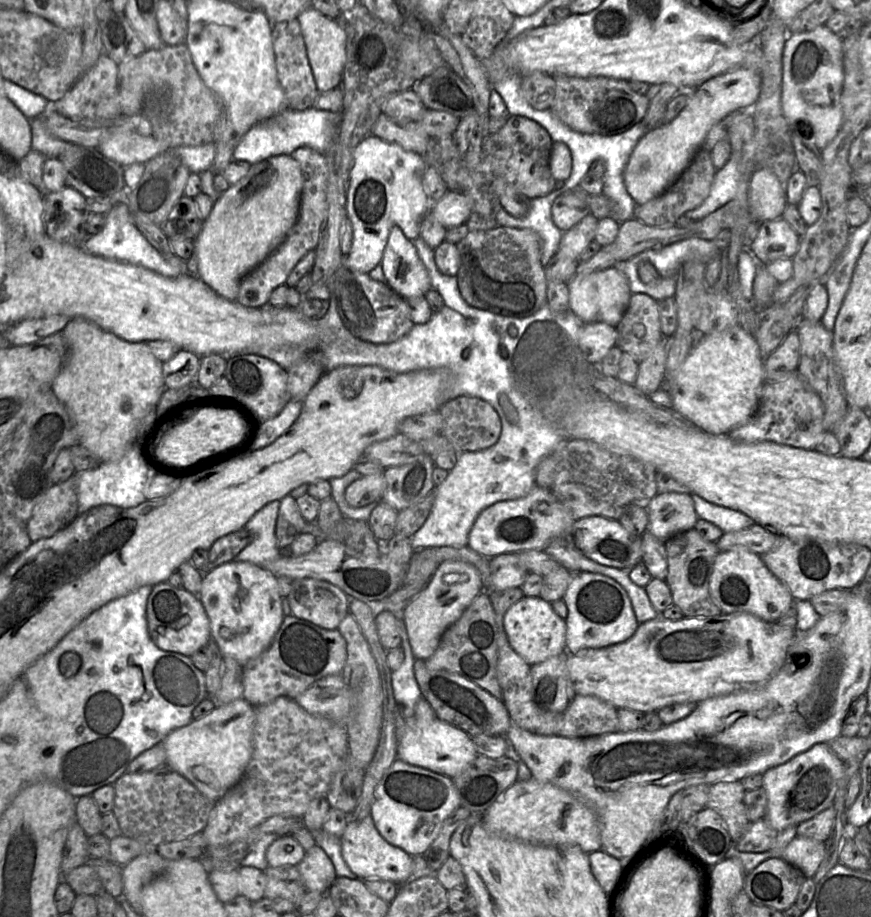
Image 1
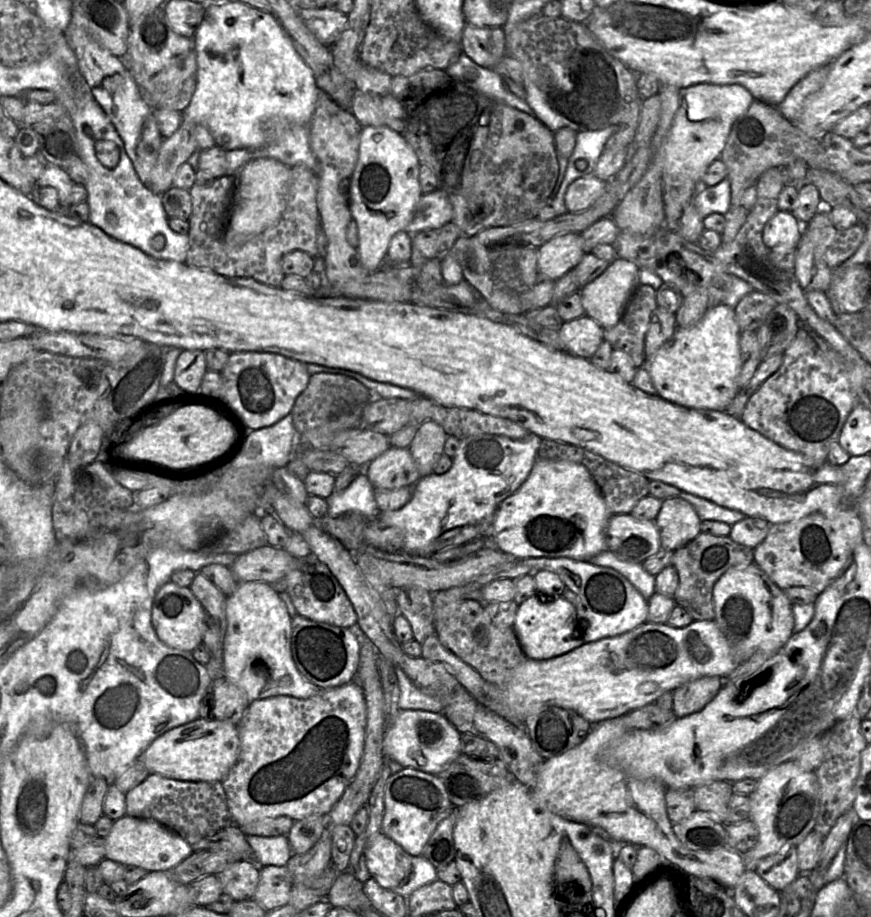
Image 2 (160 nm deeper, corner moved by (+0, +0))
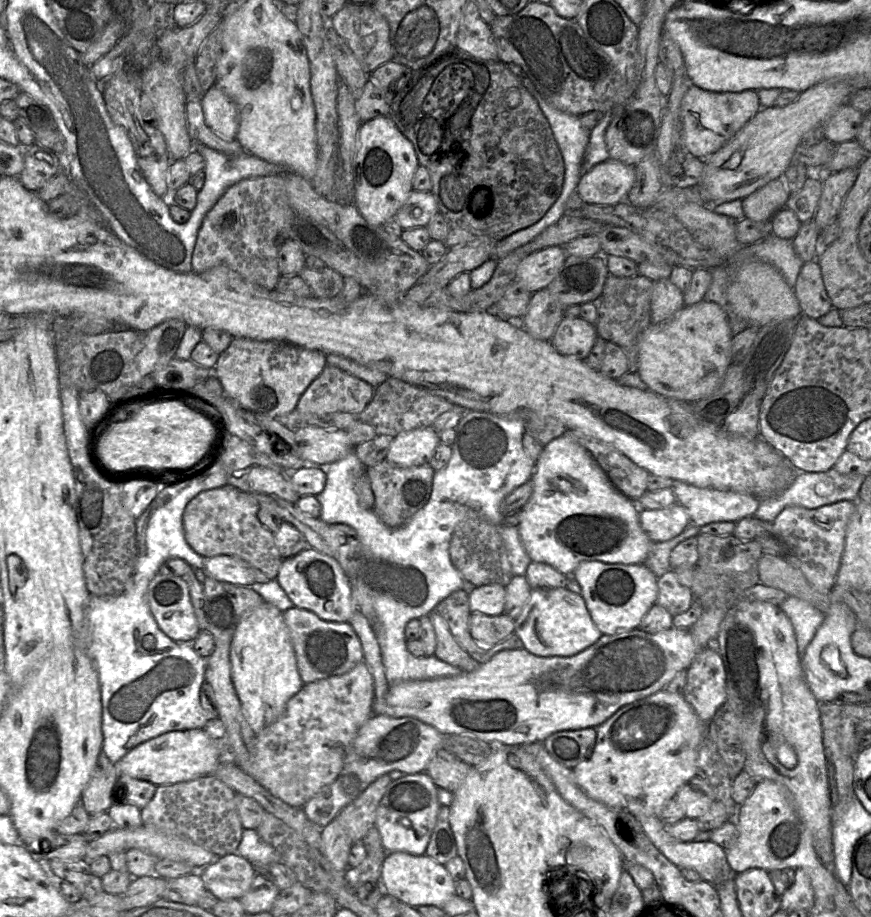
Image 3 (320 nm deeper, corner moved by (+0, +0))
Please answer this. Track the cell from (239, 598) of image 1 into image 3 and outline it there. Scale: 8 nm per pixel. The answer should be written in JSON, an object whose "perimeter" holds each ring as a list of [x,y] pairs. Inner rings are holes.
{"perimeter":[[[268,602],[245,614],[239,622],[231,642],[230,661],[235,691],[256,734],[276,721],[289,699],[304,686],[283,612]]]}

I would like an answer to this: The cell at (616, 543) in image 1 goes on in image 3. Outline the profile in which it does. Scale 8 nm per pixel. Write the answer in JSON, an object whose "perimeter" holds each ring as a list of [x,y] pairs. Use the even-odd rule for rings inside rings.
{"perimeter":[[[677,501],[663,509],[641,509],[639,521],[653,543],[671,540],[682,533],[691,523],[686,509]]]}

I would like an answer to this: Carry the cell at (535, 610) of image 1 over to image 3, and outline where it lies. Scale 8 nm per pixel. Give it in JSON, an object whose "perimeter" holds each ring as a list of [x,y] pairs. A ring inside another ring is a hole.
{"perimeter":[[[536,588],[515,619],[514,633],[521,639],[524,649],[541,656],[572,656],[592,644],[603,634],[593,623],[581,594],[567,588]]]}

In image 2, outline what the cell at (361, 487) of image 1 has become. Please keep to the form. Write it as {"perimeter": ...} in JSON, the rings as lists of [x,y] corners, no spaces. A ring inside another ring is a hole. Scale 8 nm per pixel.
{"perimeter":[[[393,446],[365,466],[363,472],[374,489],[392,490],[414,486],[420,479],[409,448]]]}

